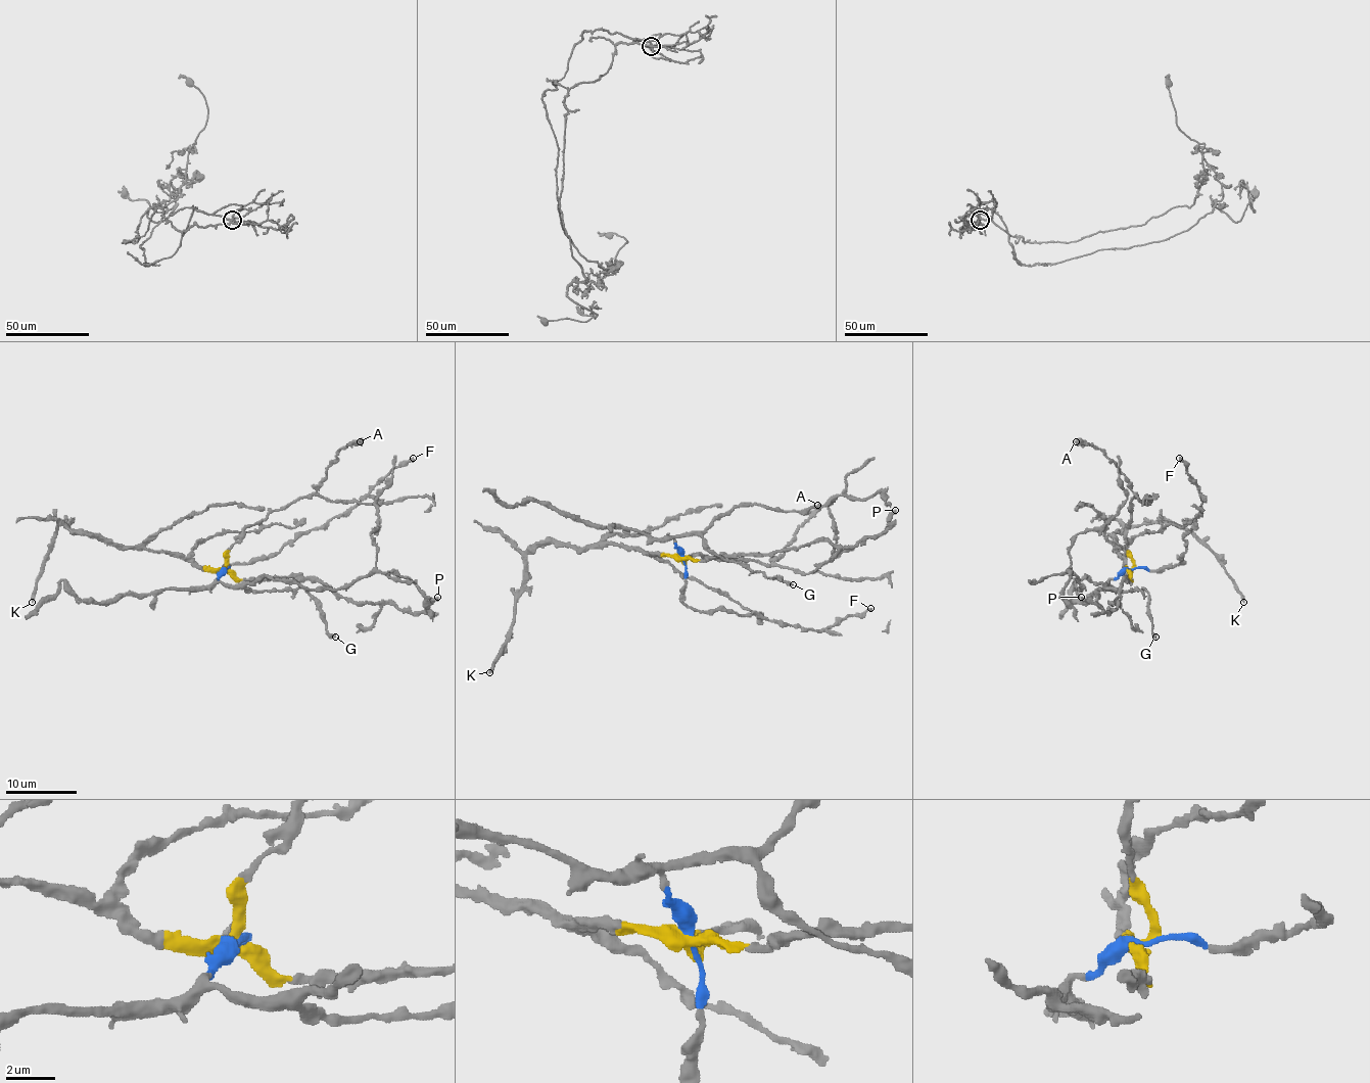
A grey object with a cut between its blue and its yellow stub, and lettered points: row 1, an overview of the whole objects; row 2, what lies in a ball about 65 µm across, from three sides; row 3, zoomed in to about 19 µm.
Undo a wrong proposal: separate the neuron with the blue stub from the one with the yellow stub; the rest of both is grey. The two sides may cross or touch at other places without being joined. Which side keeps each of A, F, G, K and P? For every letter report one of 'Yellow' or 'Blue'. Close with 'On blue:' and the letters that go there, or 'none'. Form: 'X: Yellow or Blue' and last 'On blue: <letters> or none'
A: Yellow
F: Blue
G: Blue
K: Yellow
P: Yellow
On blue: F, G

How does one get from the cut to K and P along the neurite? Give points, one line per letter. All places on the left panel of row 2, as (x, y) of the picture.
K: (223, 568), (200, 568), (164, 553), (108, 546), (60, 522), (32, 603)
P: (223, 568), (239, 579), (317, 577), (343, 597), (358, 603), (395, 604), (400, 610), (422, 611), (438, 597)

